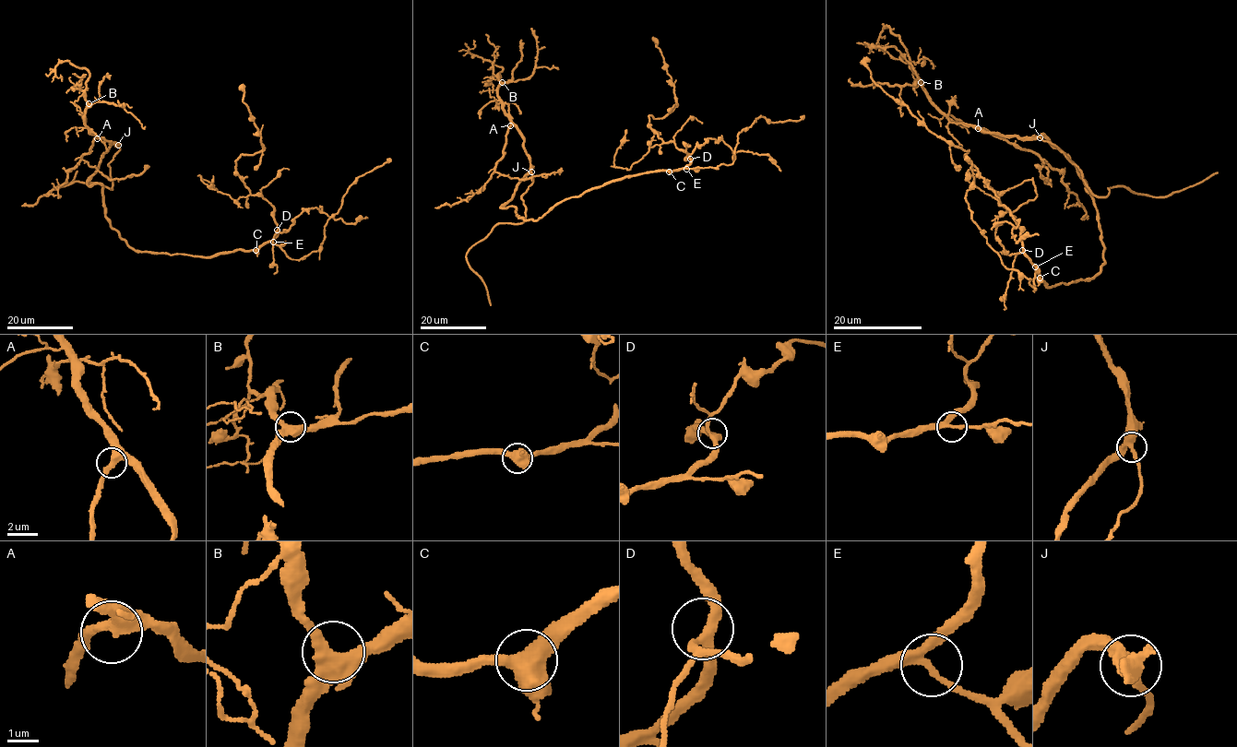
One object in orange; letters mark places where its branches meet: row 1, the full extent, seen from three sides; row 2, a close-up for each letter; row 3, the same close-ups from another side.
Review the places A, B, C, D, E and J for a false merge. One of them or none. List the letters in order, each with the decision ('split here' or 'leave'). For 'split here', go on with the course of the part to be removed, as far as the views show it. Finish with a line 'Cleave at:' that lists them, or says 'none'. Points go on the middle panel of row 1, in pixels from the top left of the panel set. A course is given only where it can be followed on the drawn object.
A: leave
B: leave
C: leave
D: leave
E: leave
J: leave
Cleave at: none

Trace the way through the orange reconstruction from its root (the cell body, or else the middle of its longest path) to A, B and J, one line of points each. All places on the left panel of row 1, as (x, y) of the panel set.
A: (143, 252), (135, 251), (111, 227), (102, 186), (87, 183), (101, 156), (117, 145), (97, 138)
B: (143, 252), (111, 227), (102, 186), (87, 183), (101, 156), (117, 145), (90, 133), (85, 124), (89, 103)
J: (143, 252), (135, 251), (111, 227), (105, 215), (102, 186), (87, 183), (101, 156), (113, 143), (118, 145)

